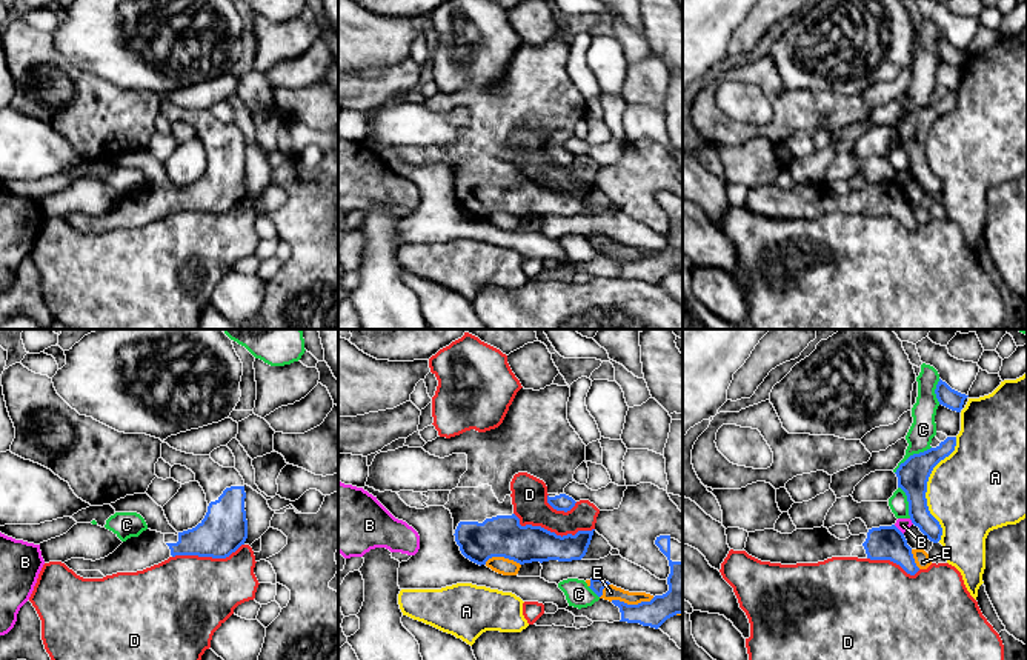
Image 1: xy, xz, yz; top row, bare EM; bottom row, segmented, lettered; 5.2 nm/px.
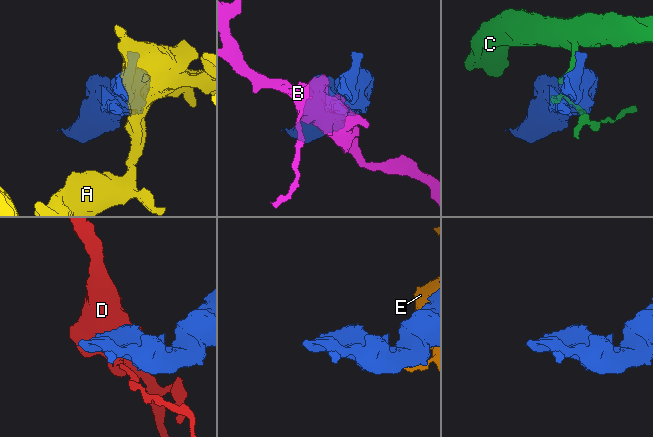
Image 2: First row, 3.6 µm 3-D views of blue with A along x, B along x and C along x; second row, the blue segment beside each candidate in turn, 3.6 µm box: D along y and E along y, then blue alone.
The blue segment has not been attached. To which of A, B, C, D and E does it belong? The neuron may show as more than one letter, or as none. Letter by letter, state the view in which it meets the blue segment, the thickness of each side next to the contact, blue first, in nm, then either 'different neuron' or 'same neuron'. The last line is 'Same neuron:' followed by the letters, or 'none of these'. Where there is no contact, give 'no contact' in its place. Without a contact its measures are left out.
A: yz | 160/460 nm | different neuron
B: yz | 180/70 nm | different neuron
C: yz | 160/140 nm | different neuron
D: xz | 200/190 nm | different neuron
E: xz | 150/80 nm | different neuron
Same neuron: none of these

